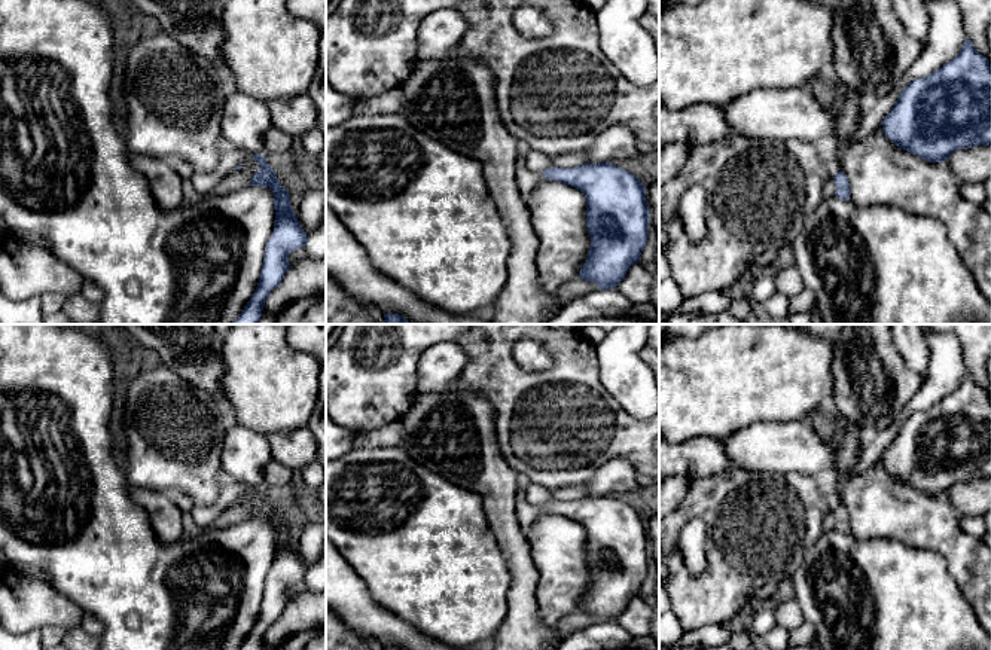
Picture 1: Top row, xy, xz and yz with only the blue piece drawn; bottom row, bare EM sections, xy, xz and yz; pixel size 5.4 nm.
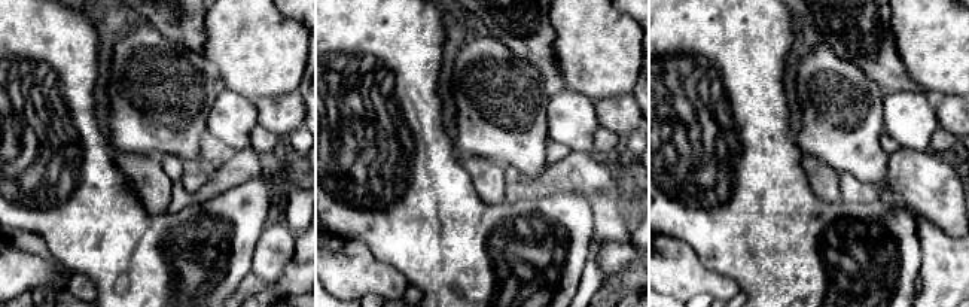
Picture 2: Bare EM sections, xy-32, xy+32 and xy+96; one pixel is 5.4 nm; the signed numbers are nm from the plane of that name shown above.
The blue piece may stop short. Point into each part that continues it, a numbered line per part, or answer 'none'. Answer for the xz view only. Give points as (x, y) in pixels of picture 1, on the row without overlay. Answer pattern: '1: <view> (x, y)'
1: xz (527, 513)

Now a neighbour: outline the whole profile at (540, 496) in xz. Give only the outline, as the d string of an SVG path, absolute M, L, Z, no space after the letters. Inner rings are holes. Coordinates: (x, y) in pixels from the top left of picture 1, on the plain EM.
M545 488L525 489L525 500L531 504L543 504L552 500L551 491Z

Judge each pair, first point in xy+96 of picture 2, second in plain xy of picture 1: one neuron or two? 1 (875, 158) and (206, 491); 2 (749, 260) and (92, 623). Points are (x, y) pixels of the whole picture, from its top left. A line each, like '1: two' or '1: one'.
1: one
2: two

